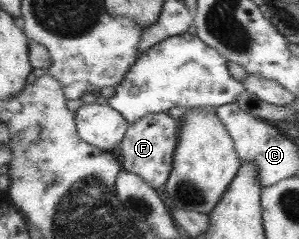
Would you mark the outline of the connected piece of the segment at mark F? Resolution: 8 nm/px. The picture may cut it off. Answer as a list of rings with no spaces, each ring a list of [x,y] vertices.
[[[167,113],[145,114],[142,118],[128,124],[123,138],[115,149],[120,156],[122,170],[136,174],[149,187],[160,191],[171,170],[171,158],[177,144],[177,126],[180,120]]]

